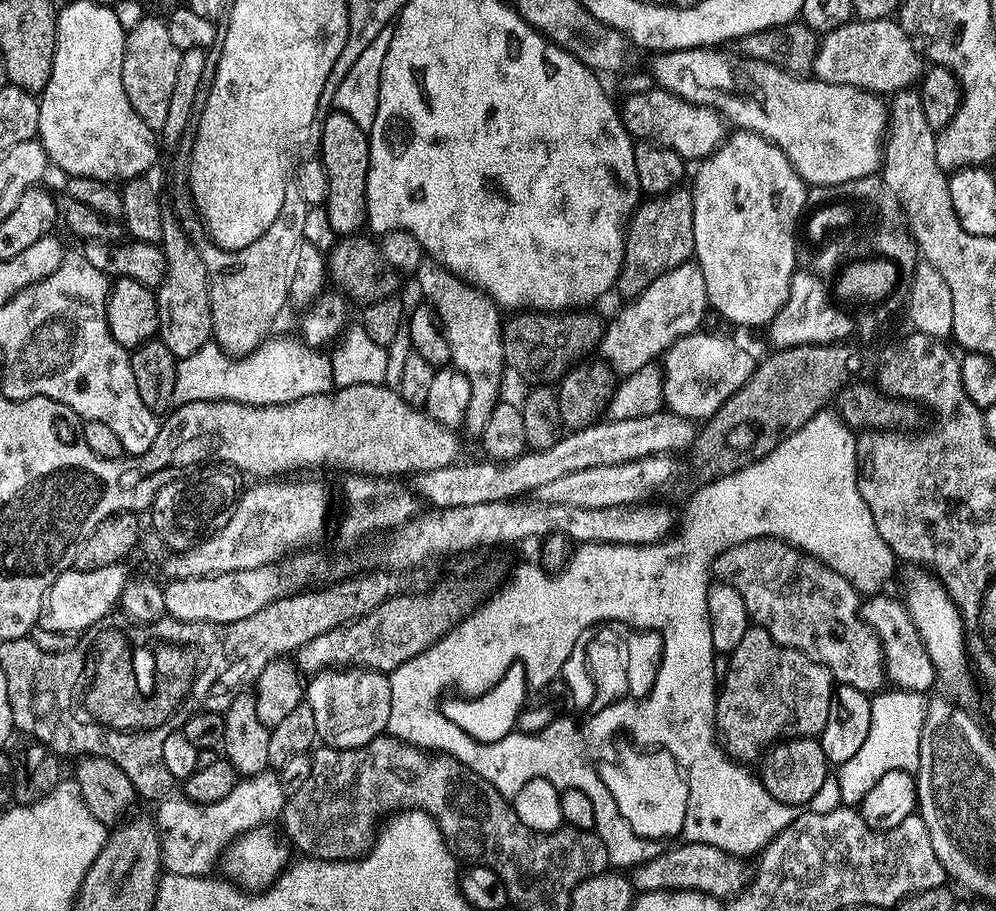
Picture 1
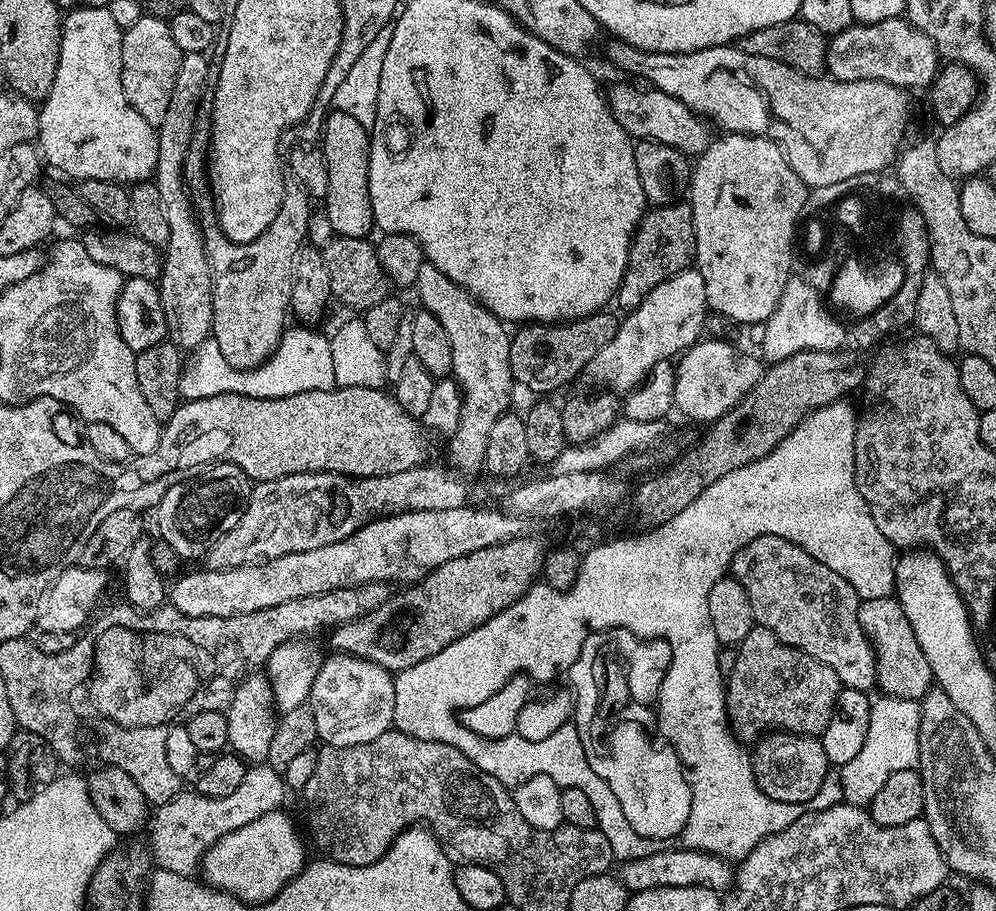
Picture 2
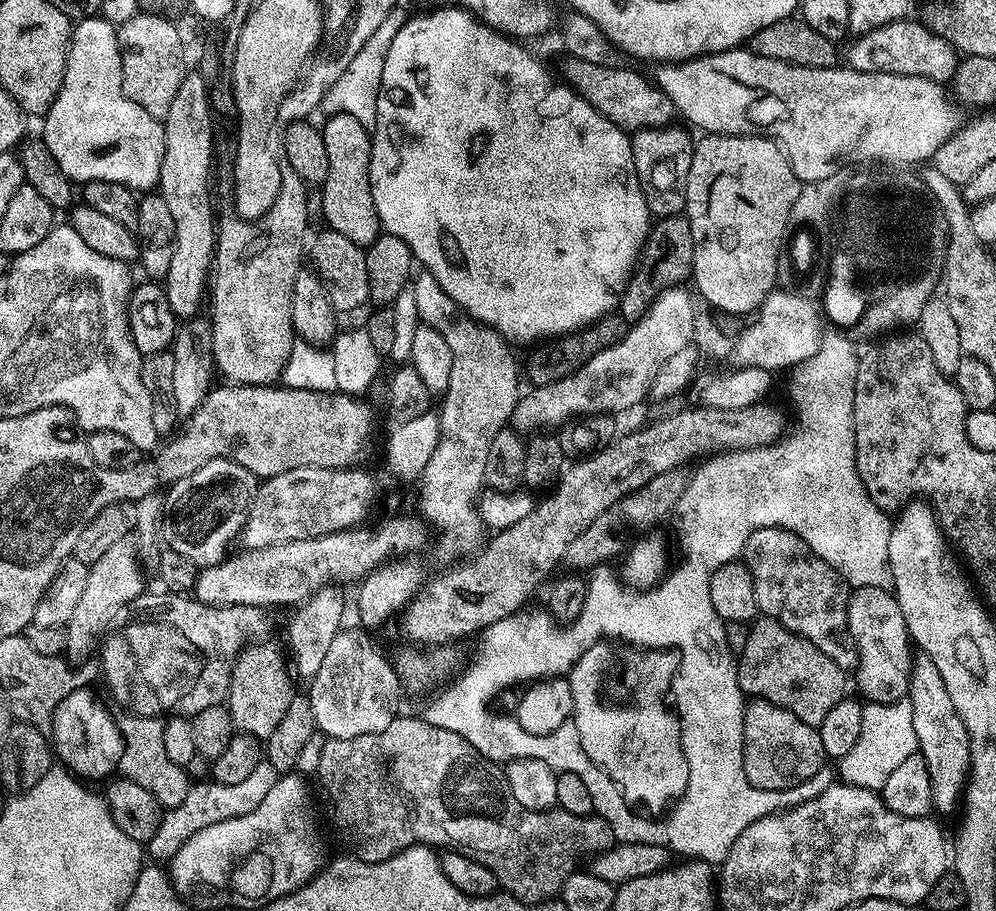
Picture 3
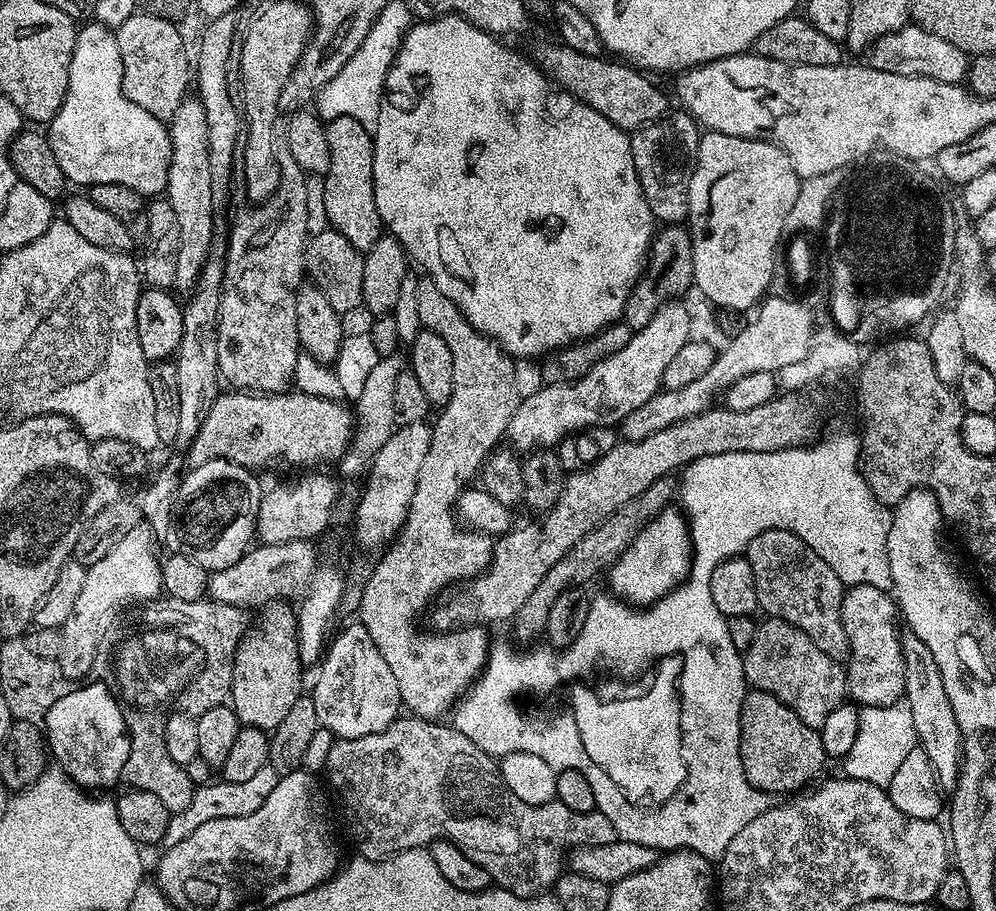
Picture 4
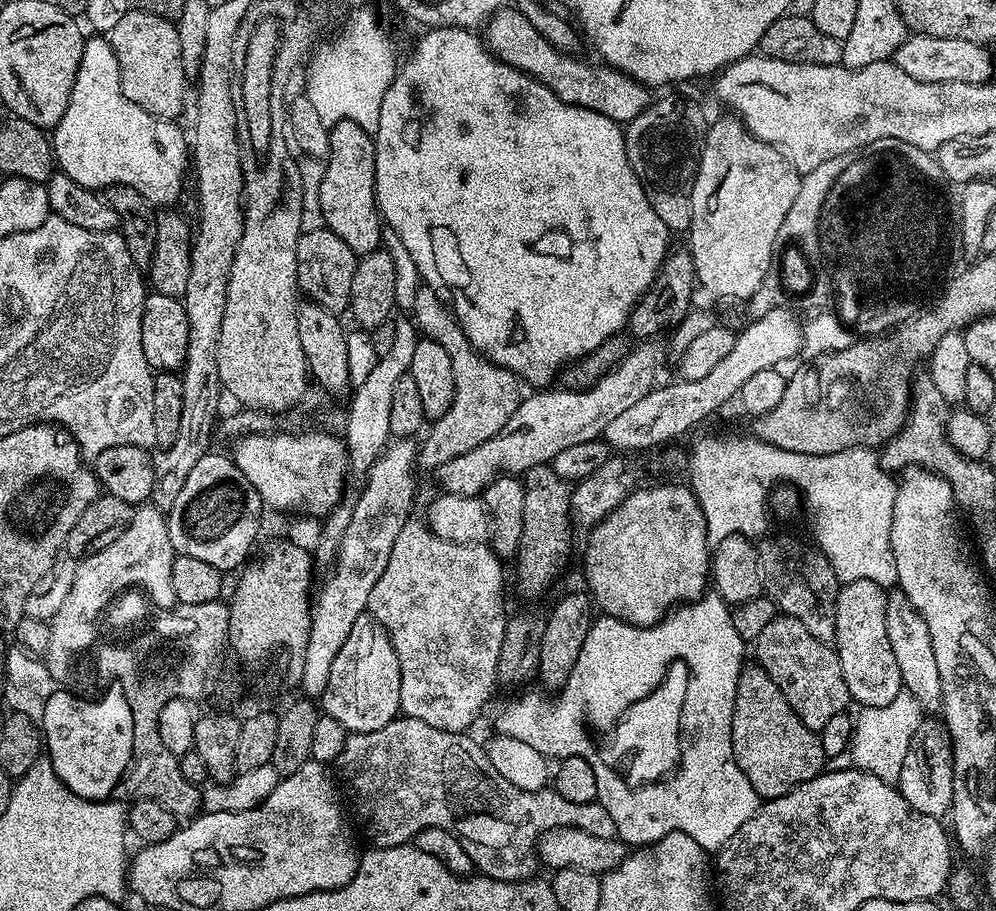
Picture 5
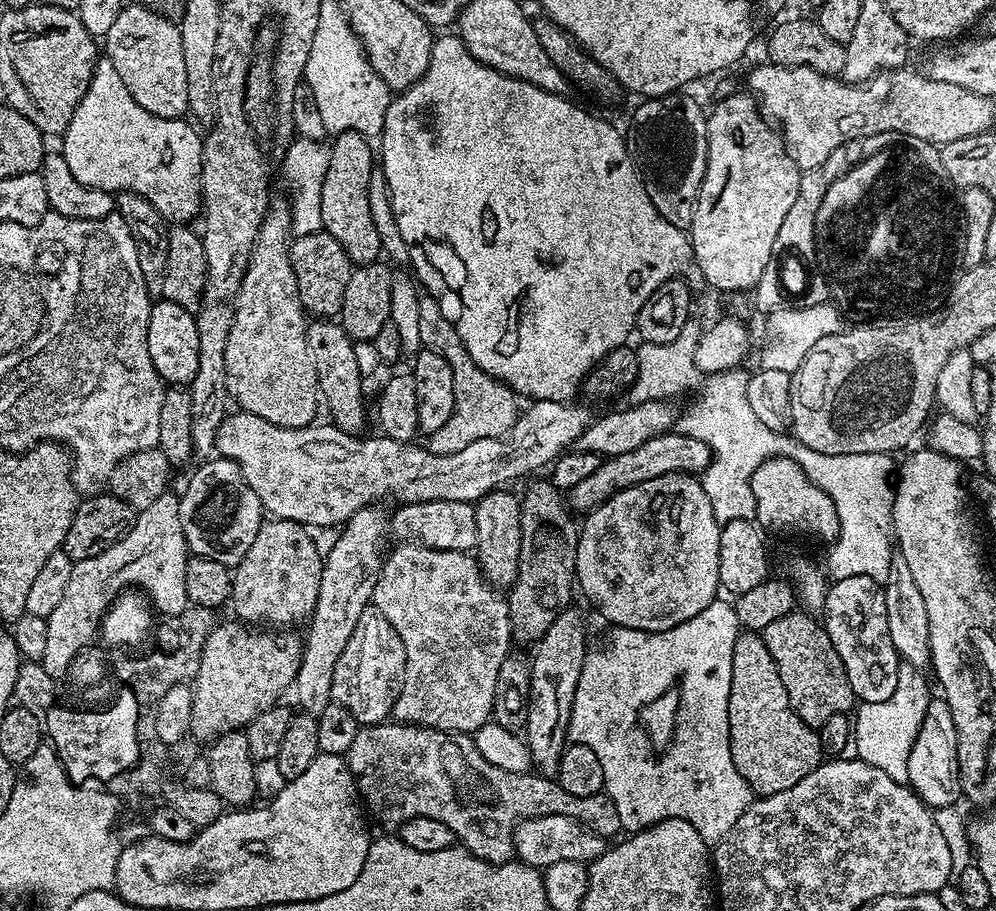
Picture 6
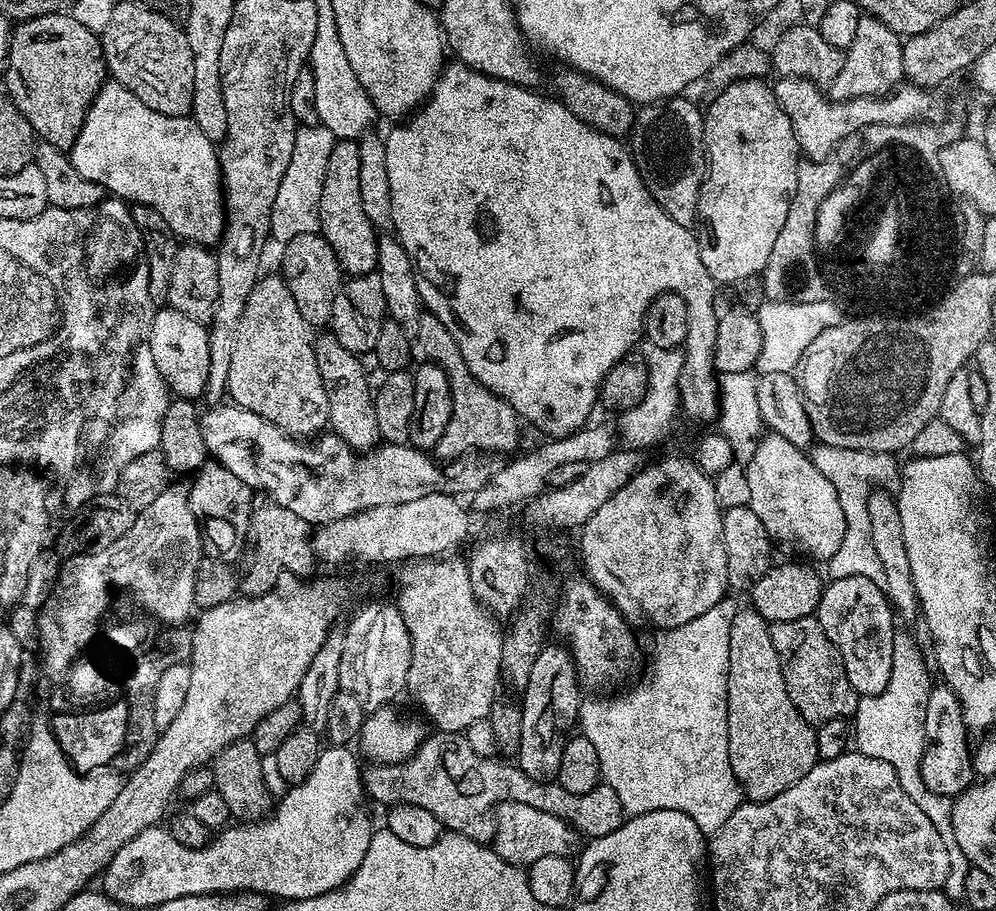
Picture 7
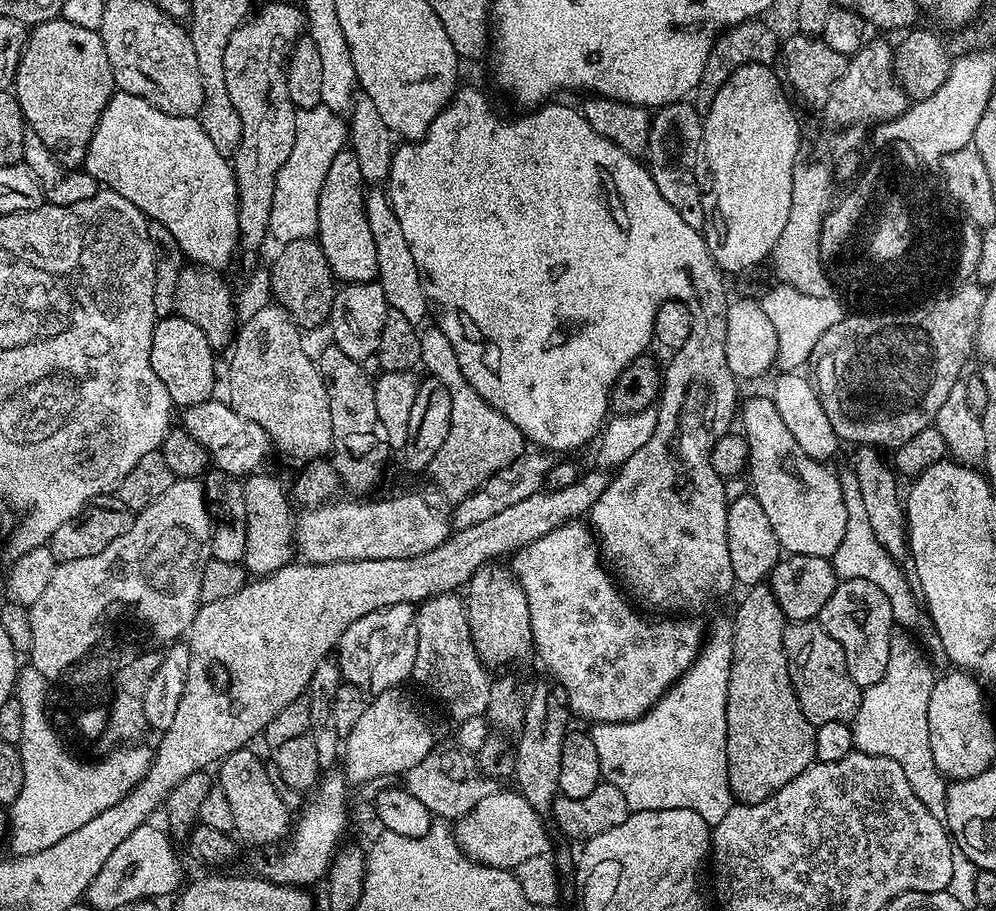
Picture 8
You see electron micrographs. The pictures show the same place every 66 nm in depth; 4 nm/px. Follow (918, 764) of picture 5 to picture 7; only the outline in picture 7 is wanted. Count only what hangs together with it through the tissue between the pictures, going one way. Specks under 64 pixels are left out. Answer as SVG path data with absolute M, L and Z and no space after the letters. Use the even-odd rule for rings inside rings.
M947 686L935 689L926 702L926 722L924 723L924 757L920 763L920 774L929 793L955 798L974 783L974 773L966 766L966 729L960 715L960 702L956 693Z

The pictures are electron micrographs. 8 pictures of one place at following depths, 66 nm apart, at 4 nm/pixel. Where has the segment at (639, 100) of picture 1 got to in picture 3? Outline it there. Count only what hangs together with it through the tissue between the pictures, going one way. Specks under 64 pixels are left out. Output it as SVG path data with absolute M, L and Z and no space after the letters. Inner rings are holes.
M569 59L564 68L563 79L583 96L594 110L598 110L614 126L625 132L641 132L643 128L666 128L677 119L675 106L662 94L662 90L652 83L647 75L636 72L635 67L610 69L608 66L596 66L591 62Z

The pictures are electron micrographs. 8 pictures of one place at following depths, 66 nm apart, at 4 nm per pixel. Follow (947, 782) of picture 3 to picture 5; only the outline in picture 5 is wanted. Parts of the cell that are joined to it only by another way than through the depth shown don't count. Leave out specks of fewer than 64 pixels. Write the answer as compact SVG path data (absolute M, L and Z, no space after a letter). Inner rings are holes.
M899 590L888 592L886 602L886 635L890 638L890 650L898 662L903 691L909 692L925 713L939 713L942 708L942 678L938 678L938 661L934 659L934 642L930 642L930 630L918 610Z

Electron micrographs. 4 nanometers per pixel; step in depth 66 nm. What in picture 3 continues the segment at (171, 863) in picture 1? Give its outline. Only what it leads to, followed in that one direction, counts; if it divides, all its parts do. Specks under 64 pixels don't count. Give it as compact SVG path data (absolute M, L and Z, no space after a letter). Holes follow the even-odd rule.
M262 760L254 768L253 773L238 782L235 786L222 786L213 780L200 780L193 783L184 800L176 807L167 809L160 817L158 830L154 837L146 842L146 850L149 857L156 862L168 862L180 852L186 841L194 834L217 824L228 821L232 817L241 817L242 814L252 813L265 801L280 777L280 773L270 766L267 760Z

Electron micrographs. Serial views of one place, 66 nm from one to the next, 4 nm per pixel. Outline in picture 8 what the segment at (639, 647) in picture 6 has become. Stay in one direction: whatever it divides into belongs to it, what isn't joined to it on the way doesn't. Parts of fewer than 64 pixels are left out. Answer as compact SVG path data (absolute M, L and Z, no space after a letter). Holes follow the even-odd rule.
M731 627L714 629L709 636L707 633L706 643L692 667L646 715L621 724L591 725L590 735L594 750L598 750L601 777L626 794L632 812L685 808L702 814L704 820L715 822L734 807L726 758L726 702L731 651ZM664 756L668 756L666 760L672 768L660 768L660 774L658 768L652 770L654 774L636 768L636 760L664 760Z

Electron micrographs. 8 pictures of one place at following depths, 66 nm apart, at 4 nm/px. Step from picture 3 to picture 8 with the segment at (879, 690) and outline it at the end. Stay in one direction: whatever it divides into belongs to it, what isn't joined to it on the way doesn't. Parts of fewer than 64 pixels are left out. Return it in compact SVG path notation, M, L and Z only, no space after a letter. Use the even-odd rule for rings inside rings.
M866 577L841 579L830 600L822 606L818 617L820 624L842 646L850 678L862 690L882 682L886 662L890 662L890 638L894 631L890 602L879 586Z

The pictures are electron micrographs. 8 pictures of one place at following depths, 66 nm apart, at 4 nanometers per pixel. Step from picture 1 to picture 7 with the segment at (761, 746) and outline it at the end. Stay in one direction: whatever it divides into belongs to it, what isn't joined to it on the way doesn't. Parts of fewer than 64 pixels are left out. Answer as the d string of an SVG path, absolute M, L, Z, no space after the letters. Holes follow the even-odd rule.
M815 615L788 622L778 621L771 625L771 630L774 650L778 650L782 666L782 678L798 714L813 726L855 717L860 697L854 686L850 686L850 678L846 678L846 666L834 642L826 638L826 630L822 630Z

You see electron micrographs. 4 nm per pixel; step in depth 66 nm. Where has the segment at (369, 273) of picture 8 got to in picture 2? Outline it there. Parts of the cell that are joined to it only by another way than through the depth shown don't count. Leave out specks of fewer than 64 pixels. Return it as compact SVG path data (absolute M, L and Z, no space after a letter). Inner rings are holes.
M335 110L329 111L322 121L324 127L324 145L322 151L326 170L330 178L330 186L326 186L326 194L322 201L324 216L328 219L328 224L333 228L336 236L346 238L365 238L369 235L368 231L373 231L372 207L370 206L370 132L362 126L350 114L342 114Z

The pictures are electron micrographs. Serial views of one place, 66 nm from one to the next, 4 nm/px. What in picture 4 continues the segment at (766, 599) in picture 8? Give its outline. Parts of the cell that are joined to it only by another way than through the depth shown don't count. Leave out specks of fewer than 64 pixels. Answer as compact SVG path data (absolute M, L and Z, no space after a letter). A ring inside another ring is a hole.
M755 690L749 691L742 702L740 753L748 781L769 794L796 794L807 789L826 763L819 731L806 726L806 722L778 698Z

